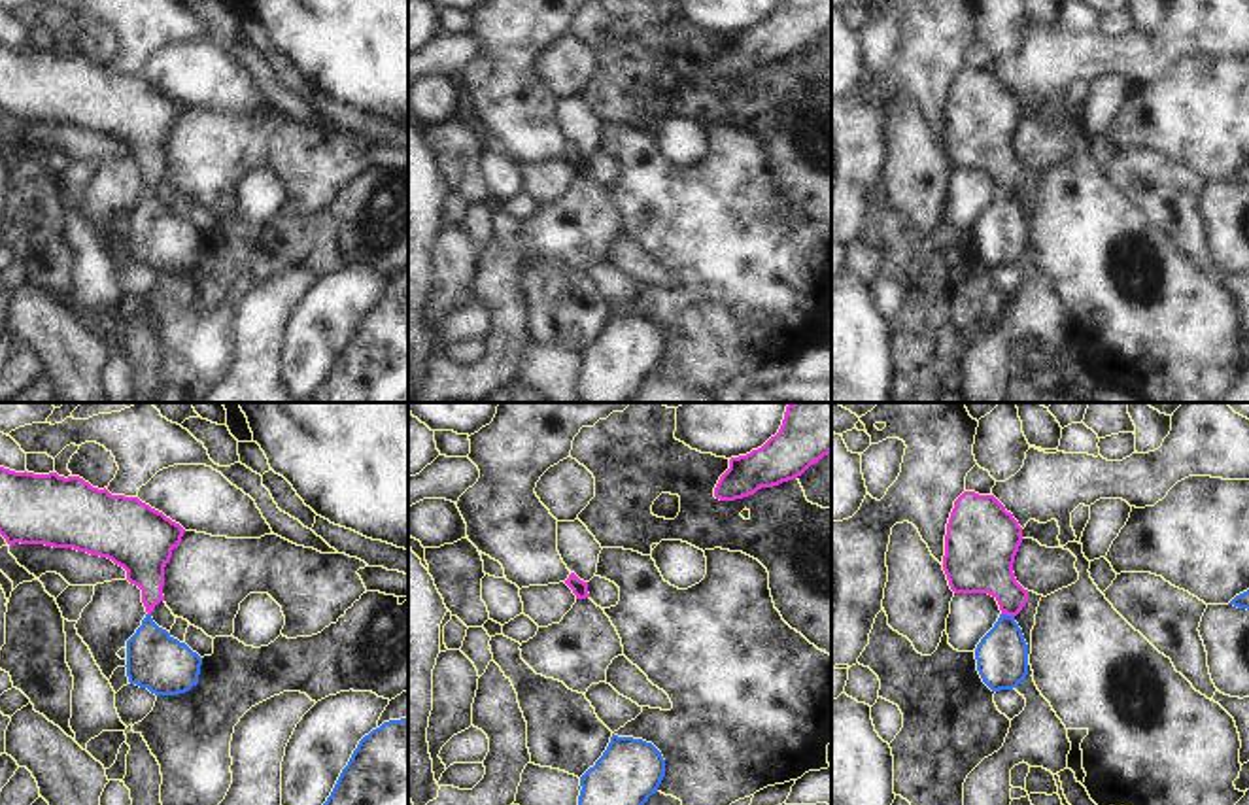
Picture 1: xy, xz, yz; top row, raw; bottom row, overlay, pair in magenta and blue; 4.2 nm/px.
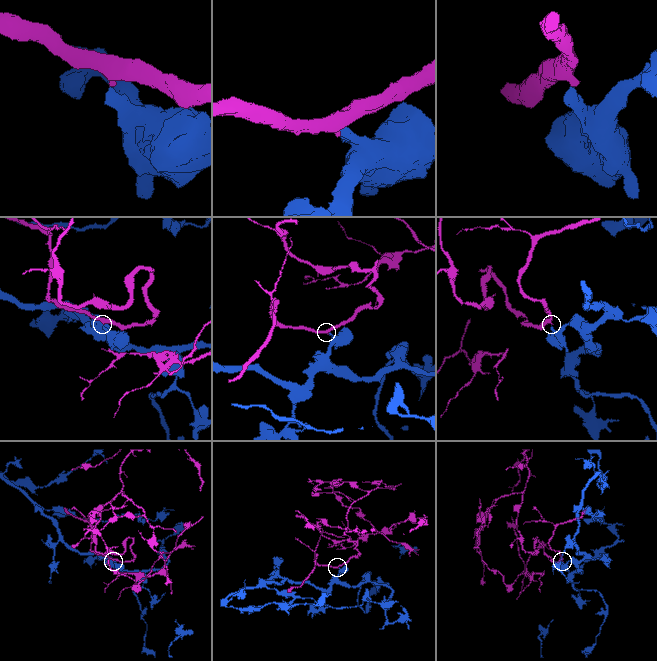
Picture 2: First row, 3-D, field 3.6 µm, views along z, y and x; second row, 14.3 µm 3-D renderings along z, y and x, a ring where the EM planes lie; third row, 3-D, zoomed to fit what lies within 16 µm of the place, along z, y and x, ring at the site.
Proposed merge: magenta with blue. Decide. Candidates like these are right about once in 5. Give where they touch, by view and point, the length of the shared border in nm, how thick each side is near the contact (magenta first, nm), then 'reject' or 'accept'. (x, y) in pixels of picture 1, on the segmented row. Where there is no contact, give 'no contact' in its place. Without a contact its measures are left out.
contact yz (1008, 615); length 60 nm; calibres 260 and 220 nm; reject

